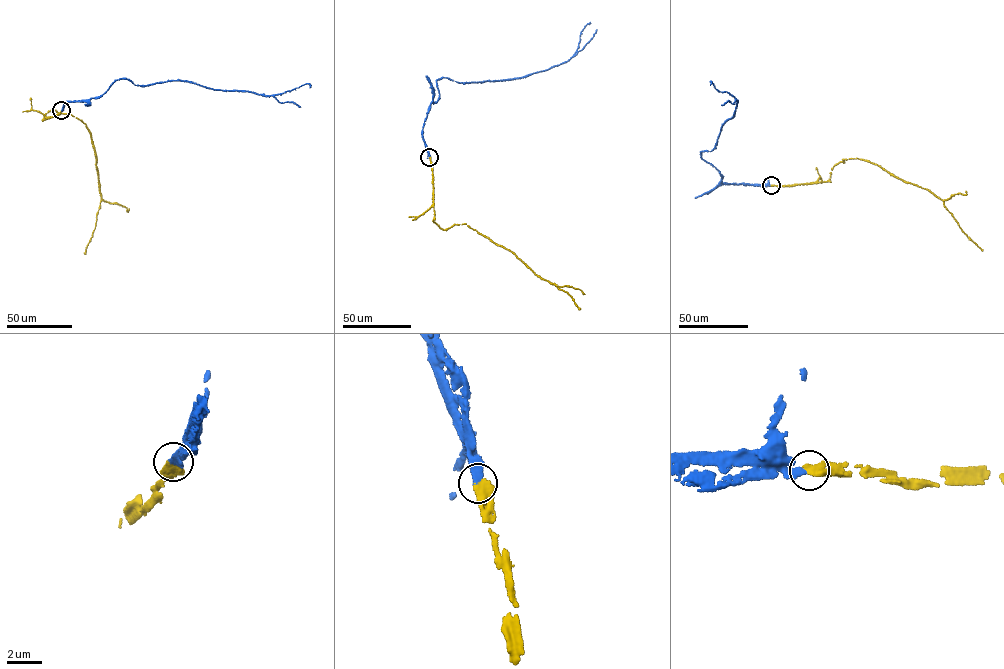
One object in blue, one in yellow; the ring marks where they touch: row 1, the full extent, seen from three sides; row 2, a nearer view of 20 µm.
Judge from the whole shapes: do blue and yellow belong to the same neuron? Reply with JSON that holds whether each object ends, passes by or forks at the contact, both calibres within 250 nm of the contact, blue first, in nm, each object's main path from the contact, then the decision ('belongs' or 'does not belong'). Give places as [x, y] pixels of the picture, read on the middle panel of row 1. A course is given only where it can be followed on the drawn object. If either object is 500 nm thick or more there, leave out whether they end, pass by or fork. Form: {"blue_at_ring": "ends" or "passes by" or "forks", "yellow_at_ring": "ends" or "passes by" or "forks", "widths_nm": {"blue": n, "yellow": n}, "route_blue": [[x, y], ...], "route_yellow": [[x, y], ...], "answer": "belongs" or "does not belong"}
{"widths_nm": {"blue": 360, "yellow": 600}, "route_blue": [[429, 157], [422, 128], [430, 105], [439, 97], [437, 80], [501, 81], [544, 71], [574, 54], [590, 22]], "route_yellow": [[429, 157], [435, 223], [445, 230], [466, 224], [513, 253], [534, 273], [566, 291], [579, 310]], "answer": "belongs"}

